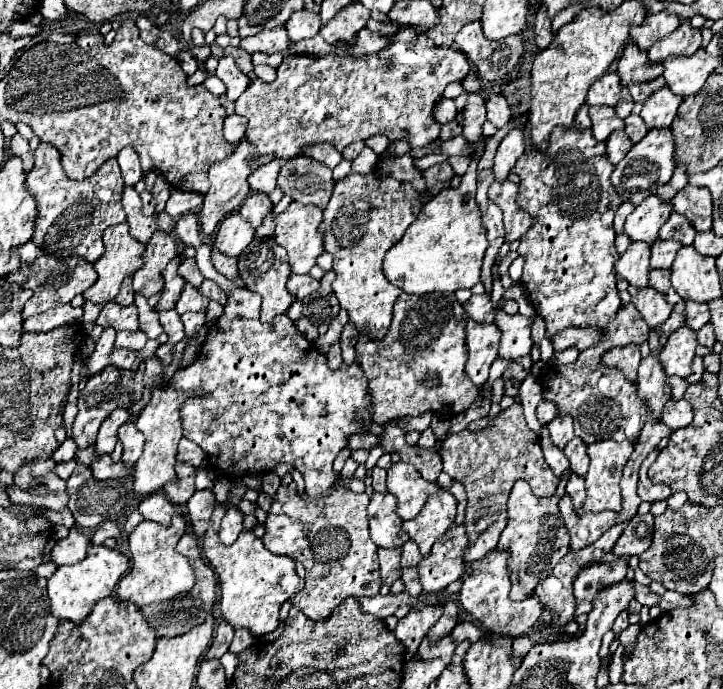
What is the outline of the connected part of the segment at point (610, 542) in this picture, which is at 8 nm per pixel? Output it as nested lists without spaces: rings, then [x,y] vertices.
[[[622,522],[622,524],[612,526],[612,528],[610,528],[600,540],[596,540],[592,546],[586,546],[586,548],[582,548],[582,550],[578,550],[578,552],[568,552],[568,554],[560,560],[560,564],[552,570],[552,574],[536,586],[536,596],[538,596],[540,602],[544,604],[544,610],[550,610],[552,616],[554,616],[552,628],[554,628],[556,632],[558,632],[558,626],[564,626],[568,620],[574,618],[574,594],[572,594],[572,582],[574,582],[574,578],[578,576],[582,564],[586,564],[586,562],[590,562],[590,560],[600,560],[602,556],[606,556],[608,552],[612,552],[612,548],[614,548],[616,540],[620,538],[620,534],[624,532],[626,524],[628,524],[628,522]]]

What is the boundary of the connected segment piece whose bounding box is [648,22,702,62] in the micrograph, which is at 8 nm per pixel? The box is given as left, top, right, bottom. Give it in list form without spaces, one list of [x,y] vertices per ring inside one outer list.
[[[682,22],[678,26],[678,30],[674,30],[672,34],[668,34],[666,38],[658,40],[648,50],[648,58],[652,62],[662,62],[670,54],[676,54],[676,52],[682,52],[686,56],[692,56],[700,48],[700,42],[702,42],[700,28],[692,28],[690,22]]]

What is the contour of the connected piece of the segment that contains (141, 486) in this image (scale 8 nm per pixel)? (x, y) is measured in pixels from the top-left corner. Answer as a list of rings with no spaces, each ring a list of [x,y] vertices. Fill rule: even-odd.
[[[166,380],[162,384],[162,388],[154,390],[152,400],[144,406],[144,410],[140,412],[140,416],[136,420],[138,430],[146,436],[144,454],[136,462],[136,472],[134,472],[134,492],[140,494],[140,496],[146,496],[146,494],[162,490],[162,486],[166,482],[174,480],[174,476],[176,476],[176,472],[174,472],[176,450],[178,450],[178,442],[182,438],[180,408],[186,402],[186,398],[190,398],[190,394],[184,394],[184,392],[178,392],[178,390],[170,388],[170,384]]]

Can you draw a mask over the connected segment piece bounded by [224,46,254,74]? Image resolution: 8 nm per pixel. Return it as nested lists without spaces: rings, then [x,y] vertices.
[[[228,46],[228,48],[224,48],[224,56],[232,56],[232,58],[236,60],[238,68],[240,68],[244,74],[248,74],[248,72],[254,70],[252,56],[250,56],[248,52],[244,52],[242,48],[232,48],[232,46]]]

